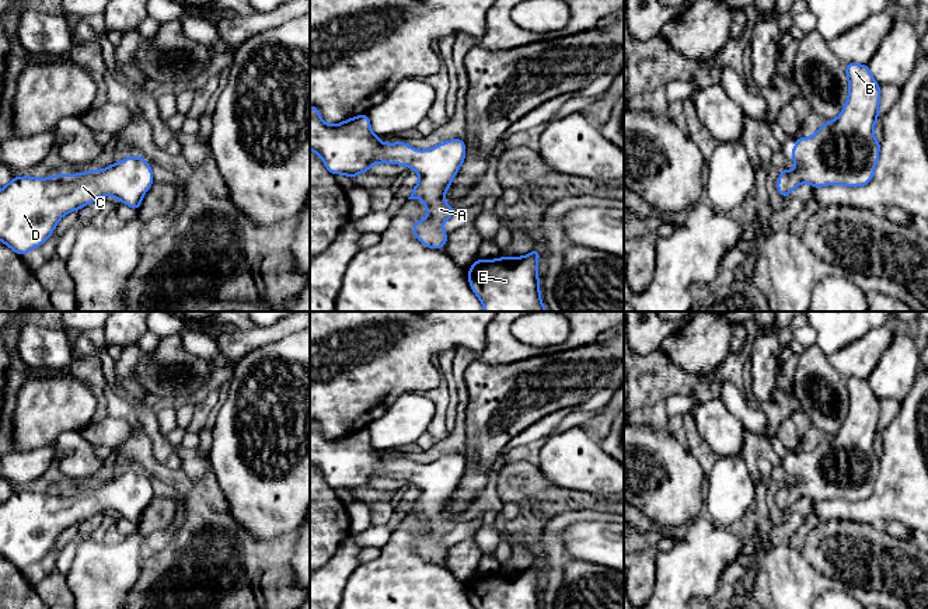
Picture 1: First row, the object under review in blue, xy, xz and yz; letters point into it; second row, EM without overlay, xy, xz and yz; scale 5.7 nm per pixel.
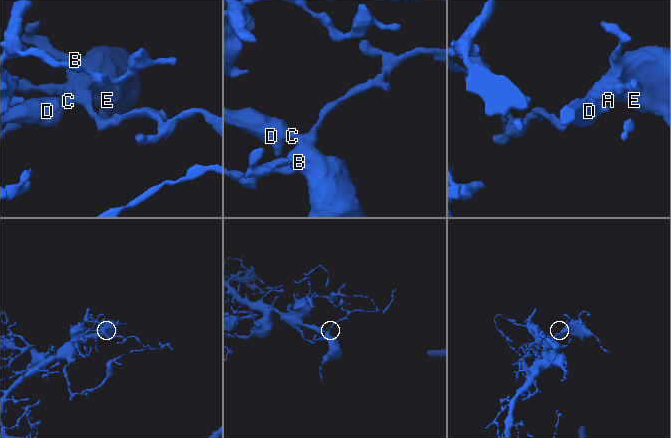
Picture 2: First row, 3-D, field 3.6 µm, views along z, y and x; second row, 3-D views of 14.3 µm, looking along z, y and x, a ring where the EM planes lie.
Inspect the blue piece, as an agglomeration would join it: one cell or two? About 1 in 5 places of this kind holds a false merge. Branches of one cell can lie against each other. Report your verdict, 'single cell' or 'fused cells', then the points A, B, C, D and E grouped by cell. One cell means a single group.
single cell; groups A B C D E

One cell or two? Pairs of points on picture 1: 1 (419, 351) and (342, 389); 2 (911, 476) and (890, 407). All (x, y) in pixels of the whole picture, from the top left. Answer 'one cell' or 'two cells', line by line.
1: one cell
2: two cells

